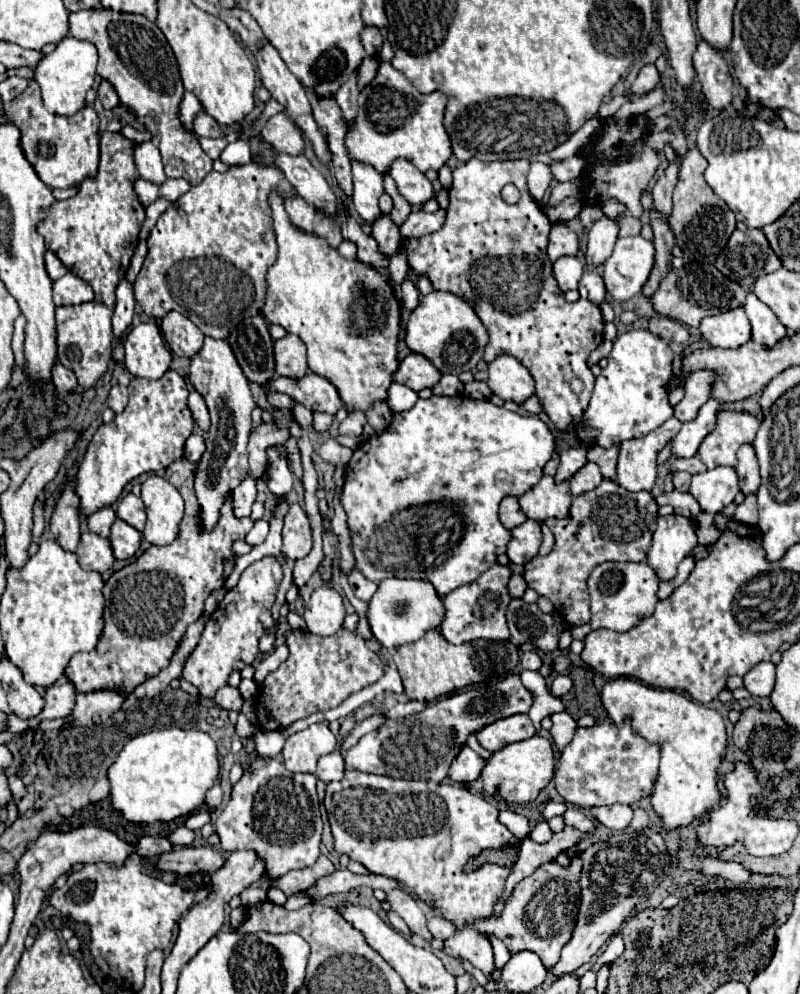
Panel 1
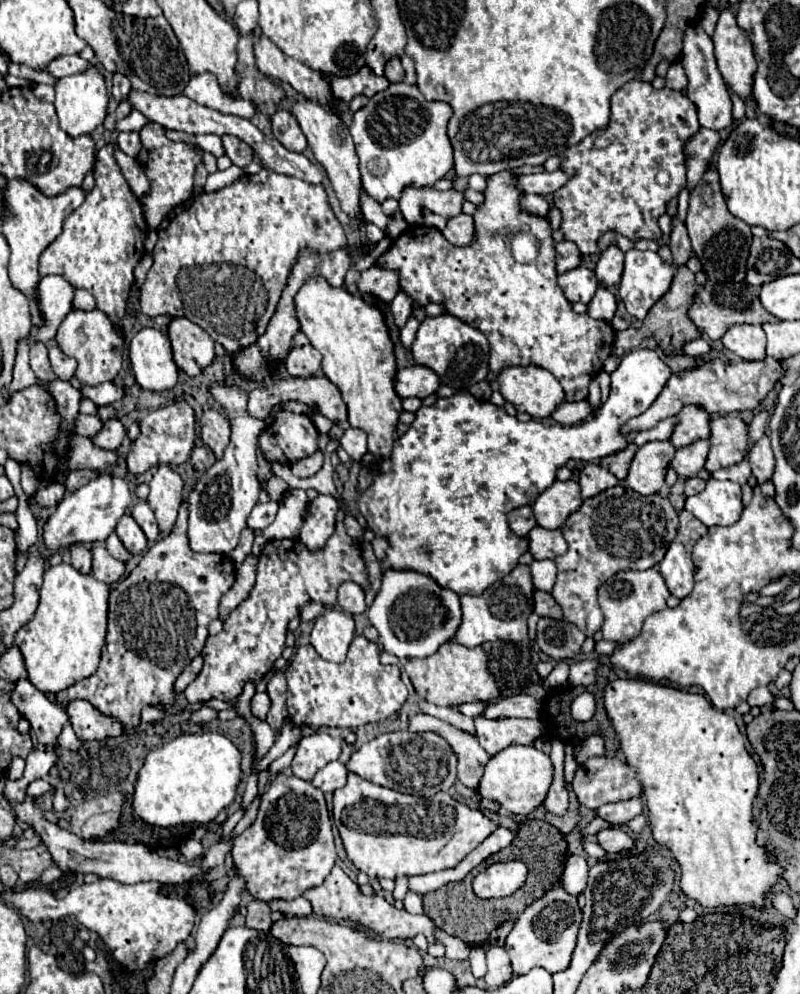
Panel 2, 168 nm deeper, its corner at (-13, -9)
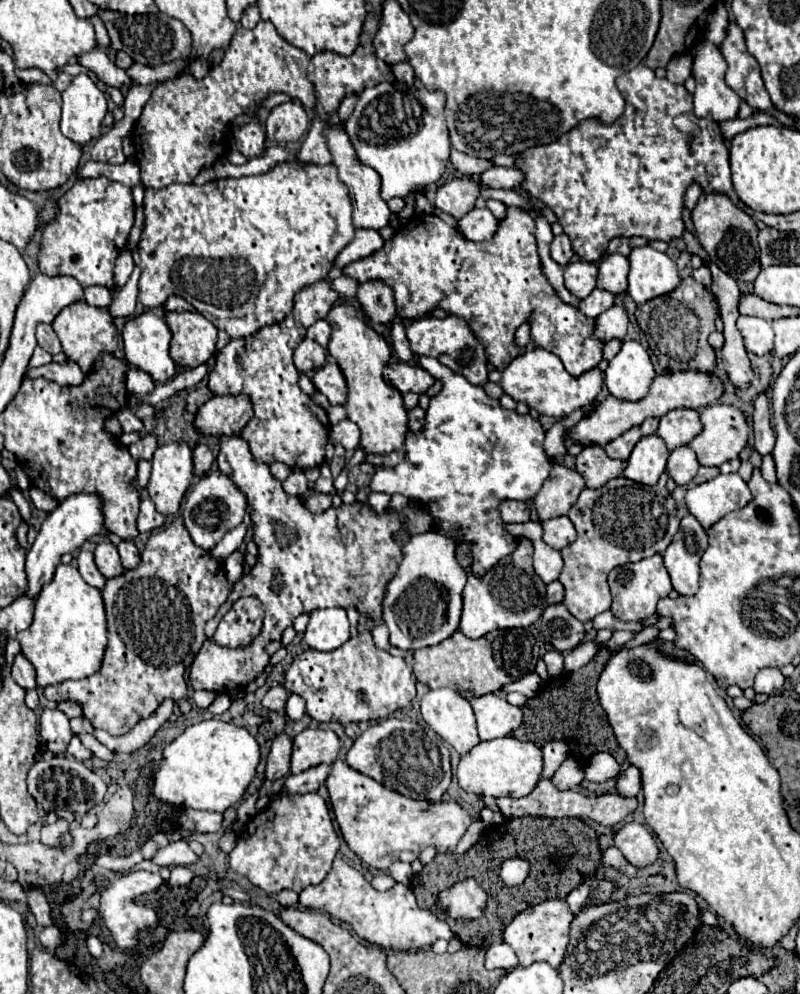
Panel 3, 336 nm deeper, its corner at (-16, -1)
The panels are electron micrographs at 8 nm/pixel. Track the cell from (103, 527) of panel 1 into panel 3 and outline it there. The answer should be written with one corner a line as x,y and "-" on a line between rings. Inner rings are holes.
122,540
122,542
118,544
118,552
120,552
122,564
124,564
126,570
136,568
136,566
140,564
140,554
138,554
134,542
130,542
130,540

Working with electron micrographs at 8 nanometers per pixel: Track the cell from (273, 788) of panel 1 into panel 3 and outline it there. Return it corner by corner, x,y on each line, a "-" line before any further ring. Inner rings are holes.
280,790
272,794
270,806
246,824
234,850
228,854
228,864
234,872
246,876
254,886
268,894
278,894
284,888
302,892
328,876
338,846
340,840
326,800
318,792
292,794

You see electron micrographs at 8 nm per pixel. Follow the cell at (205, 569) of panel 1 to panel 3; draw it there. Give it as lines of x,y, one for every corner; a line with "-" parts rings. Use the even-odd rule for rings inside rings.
176,516
168,528
158,530
148,538
138,568
110,578
102,590
108,618
108,648
102,660
102,668
82,680
66,680
54,686
46,686
44,696
50,702
80,702
84,708
84,718
90,720
94,728
102,728
112,736
130,732
142,718
152,716
162,700
170,698
178,702
186,696
188,688
184,672
194,662
198,650
204,644
206,622
214,618
218,608
230,596
232,588
234,584
228,582
224,566
214,556
210,556
208,550
202,550
192,542
182,516

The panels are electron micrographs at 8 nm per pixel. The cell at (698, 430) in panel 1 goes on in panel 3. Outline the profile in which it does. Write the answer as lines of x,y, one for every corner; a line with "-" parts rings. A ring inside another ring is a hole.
680,446
670,452
666,472
674,478
676,484
690,484
690,480
698,472
698,468
700,468
700,464
698,464
696,452
690,446

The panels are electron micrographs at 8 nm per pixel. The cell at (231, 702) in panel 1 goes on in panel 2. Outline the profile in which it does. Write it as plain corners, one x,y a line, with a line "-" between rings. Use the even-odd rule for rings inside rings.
259,688
259,692
255,692
255,696
253,696
253,700
251,700
251,712
253,712
257,718
265,720
269,708
271,708
269,696
267,696
267,692
265,692
263,688

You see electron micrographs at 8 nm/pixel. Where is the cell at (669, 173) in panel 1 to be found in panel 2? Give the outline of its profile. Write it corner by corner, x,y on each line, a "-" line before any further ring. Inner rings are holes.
677,216
673,218
673,232
671,232
669,248
673,252
673,268
685,266
691,256
691,242
689,242
689,234
687,234
685,224
681,224
677,220

